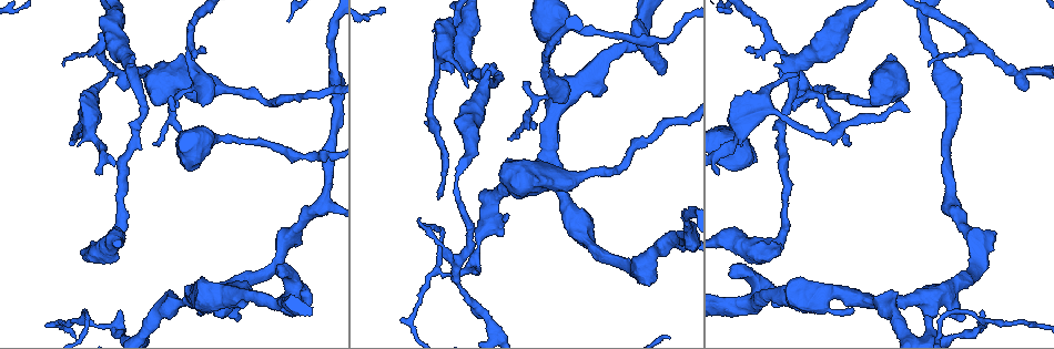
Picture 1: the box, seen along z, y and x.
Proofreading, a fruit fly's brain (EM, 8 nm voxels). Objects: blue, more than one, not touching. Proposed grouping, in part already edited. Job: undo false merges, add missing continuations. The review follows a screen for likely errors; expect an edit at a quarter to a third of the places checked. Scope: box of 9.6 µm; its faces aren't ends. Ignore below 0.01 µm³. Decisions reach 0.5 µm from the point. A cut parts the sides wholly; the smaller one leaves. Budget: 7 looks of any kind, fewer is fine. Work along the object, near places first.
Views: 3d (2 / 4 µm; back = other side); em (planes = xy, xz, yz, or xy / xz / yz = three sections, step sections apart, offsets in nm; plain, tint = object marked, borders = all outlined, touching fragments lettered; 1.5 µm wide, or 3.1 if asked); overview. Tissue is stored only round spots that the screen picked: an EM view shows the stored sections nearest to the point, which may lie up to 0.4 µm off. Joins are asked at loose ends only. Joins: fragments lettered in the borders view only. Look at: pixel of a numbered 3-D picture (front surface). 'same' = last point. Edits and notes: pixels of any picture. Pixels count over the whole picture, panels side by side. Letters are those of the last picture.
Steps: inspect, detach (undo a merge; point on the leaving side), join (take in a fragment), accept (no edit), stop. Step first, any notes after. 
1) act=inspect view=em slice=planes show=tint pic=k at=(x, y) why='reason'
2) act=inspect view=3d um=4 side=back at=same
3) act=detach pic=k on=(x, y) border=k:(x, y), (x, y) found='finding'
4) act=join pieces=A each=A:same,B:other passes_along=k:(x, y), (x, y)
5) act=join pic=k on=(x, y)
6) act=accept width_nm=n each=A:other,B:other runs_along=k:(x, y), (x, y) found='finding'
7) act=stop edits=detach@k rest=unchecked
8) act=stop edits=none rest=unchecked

act=inspect view=3d um=2 pic=1 at=(202, 51) why='branch stops here'

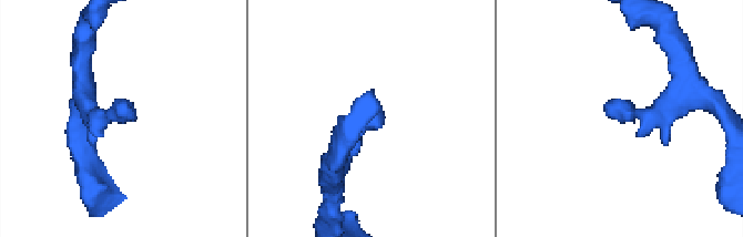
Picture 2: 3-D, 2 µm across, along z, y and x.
act=inspect view=em slice=xz step=4 show=tint pic=2 at=(131, 109) why='need the tissue'

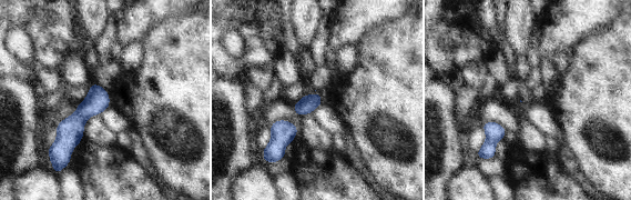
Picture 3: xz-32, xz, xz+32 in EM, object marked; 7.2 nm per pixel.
act=inspect view=em slice=xy step=8 show=borders at=same

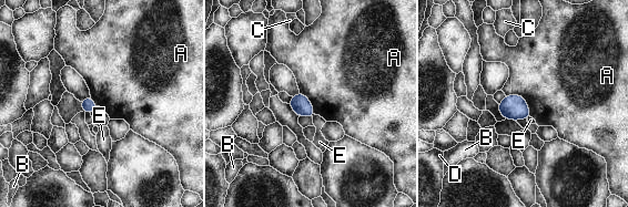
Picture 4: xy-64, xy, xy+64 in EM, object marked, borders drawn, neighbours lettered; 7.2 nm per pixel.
act=accept each=A:other,B:other,C:other,D:other,E:other found='no lettered fragment goes on from it'

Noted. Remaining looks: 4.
act=inspect view=3d um=4 pic=1 at=(660, 69) why='branch stops here'

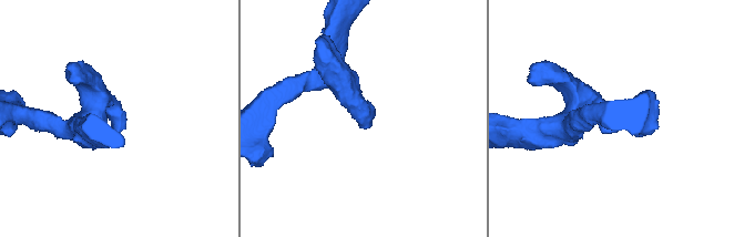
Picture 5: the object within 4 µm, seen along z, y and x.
act=inspect view=em slice=xy step=4 show=borders pic=5 at=(362, 118) why='now the EM'

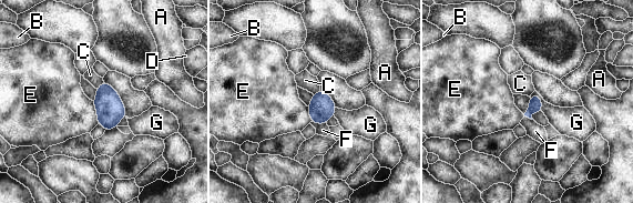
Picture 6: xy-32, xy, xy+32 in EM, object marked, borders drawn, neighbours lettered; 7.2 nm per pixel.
act=inspect view=em slice=planes show=borders at=same

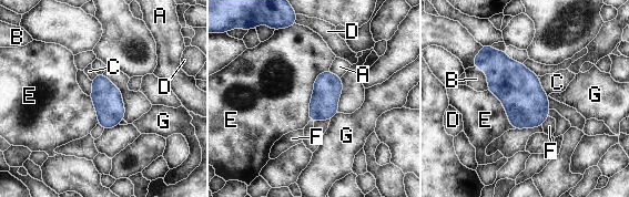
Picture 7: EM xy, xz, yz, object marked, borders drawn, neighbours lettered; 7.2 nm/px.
act=accept longest_contact=E:400nm each=A:other,B:other,C:other,D:other,E:other,F:other,G:other found='none of them fits'

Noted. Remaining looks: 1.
act=inspect view=em slice=planes show=borders pic=1 at=(241, 317) why='stops while still wide'

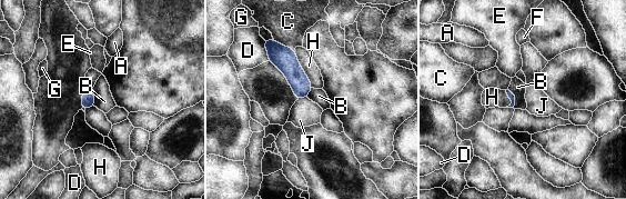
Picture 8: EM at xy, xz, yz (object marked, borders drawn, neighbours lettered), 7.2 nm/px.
act=accept each=A:other,B:other,C:other,D:other,E:other,F:other,G:other,H:other,J:other runs_along=8:(266, 42), (292, 69), (304, 95) found='no lettered fragment goes on from it'

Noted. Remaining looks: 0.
act=stop edits=none rest=unchecked

